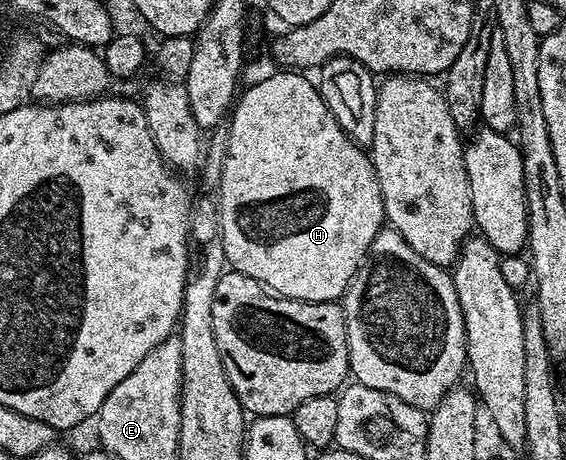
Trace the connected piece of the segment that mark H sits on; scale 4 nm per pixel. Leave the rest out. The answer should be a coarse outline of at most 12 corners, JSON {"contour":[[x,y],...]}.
{"contour":[[306,73],[238,95],[226,265],[333,302],[385,226]]}

